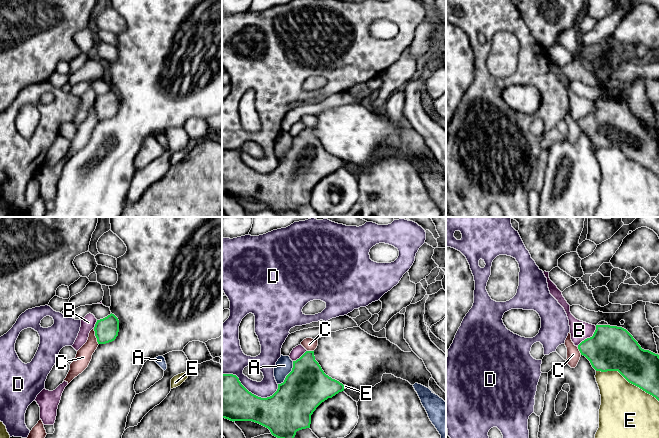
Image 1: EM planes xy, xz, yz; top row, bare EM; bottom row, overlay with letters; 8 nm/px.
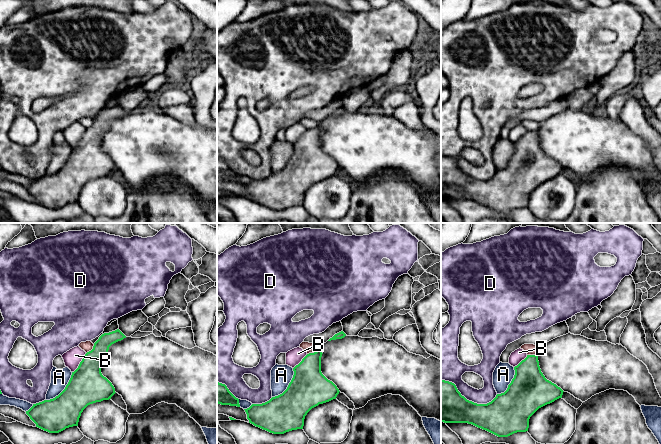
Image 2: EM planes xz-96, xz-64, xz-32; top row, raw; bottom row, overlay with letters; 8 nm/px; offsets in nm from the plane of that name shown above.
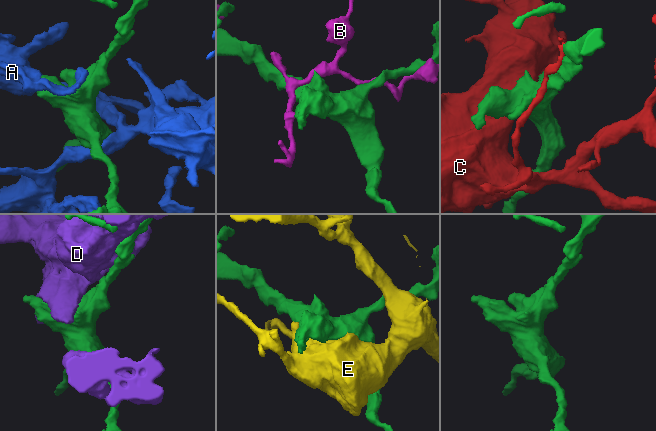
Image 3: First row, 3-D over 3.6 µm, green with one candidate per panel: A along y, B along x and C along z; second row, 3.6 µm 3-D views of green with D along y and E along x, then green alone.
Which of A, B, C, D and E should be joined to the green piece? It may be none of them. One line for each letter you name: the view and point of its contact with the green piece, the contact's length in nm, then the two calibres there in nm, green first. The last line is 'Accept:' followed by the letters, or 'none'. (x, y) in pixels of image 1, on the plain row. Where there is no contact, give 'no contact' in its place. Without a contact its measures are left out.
B: meets green in yz at (590, 113); contact 220 nm long; 360 nm thick on the green side, 160 nm on the other
Accept: B

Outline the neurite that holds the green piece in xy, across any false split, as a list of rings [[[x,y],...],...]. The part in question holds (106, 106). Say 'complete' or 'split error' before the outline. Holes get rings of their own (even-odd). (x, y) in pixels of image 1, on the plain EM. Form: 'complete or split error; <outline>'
complete; [[[111,89],[107,93],[97,96],[94,107],[98,120],[112,118],[118,112],[119,96]]]

